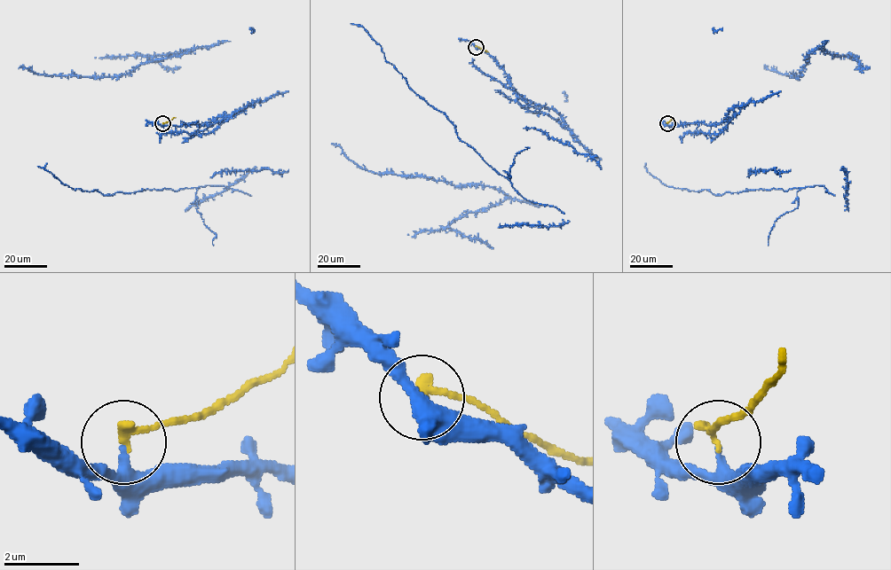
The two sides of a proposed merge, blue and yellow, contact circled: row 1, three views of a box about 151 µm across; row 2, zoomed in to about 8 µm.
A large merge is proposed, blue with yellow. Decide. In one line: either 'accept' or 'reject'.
reject

